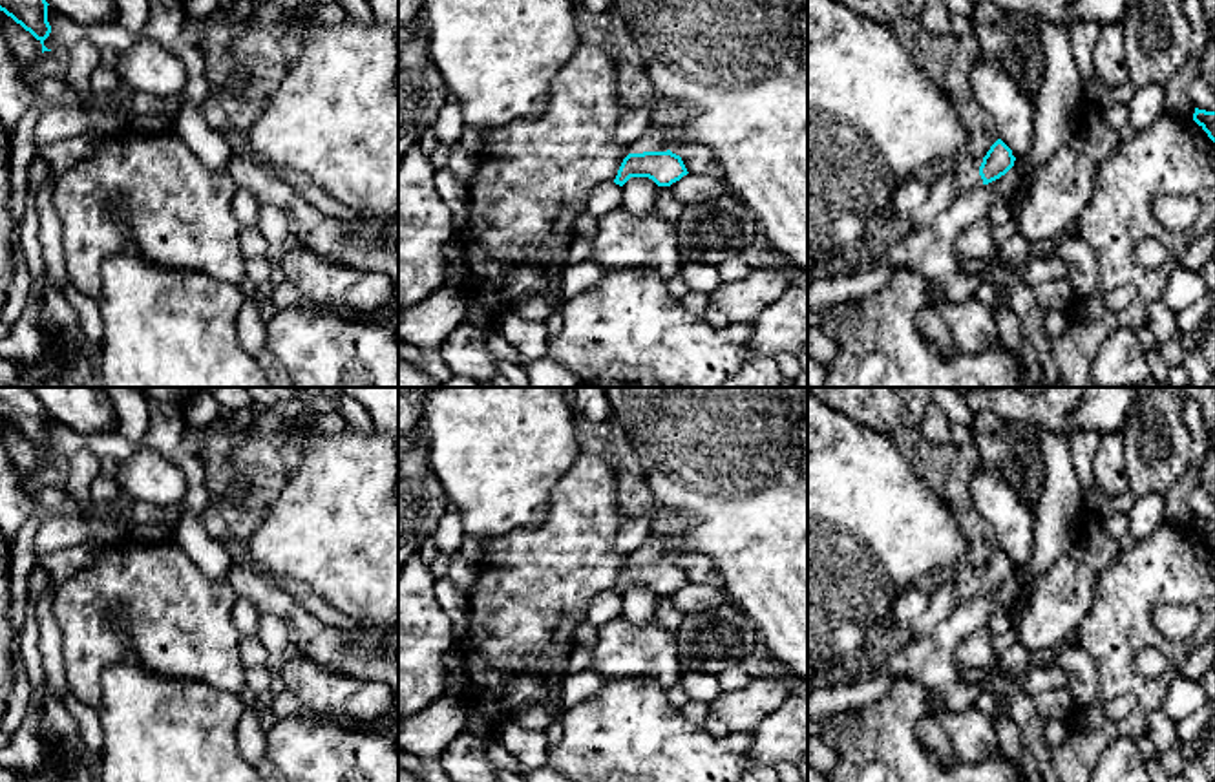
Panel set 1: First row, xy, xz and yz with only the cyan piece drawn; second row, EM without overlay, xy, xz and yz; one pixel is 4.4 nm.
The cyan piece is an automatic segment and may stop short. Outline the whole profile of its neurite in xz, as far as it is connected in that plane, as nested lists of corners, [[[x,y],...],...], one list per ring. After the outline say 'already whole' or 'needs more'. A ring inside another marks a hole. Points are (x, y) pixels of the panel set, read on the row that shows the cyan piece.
[[[656,124],[649,128],[629,146],[614,183],[623,186],[630,177],[649,177],[658,186],[671,186],[680,181],[689,172],[681,157],[669,150],[671,144],[674,144],[671,128]]]; needs more

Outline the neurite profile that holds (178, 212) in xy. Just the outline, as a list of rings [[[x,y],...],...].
[[[126,128],[106,137],[53,185],[69,283],[99,301],[102,261],[132,241],[163,269],[199,270],[239,285],[247,276],[238,243],[241,225],[232,212],[236,190],[228,172],[205,164],[172,128],[148,135]]]

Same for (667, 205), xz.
[[[671,186],[658,188],[656,205],[654,205],[658,216],[661,216],[663,219],[674,225],[681,214],[681,206],[683,206],[681,201],[678,201],[671,192]]]

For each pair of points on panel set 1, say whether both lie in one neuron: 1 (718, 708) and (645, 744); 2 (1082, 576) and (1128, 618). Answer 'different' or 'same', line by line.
1: different
2: different

